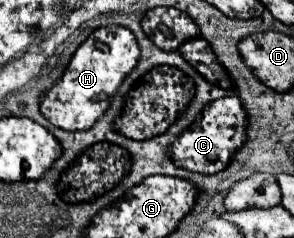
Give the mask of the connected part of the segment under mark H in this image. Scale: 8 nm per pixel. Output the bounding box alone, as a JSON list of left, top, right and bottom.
[41,26,139,132]

